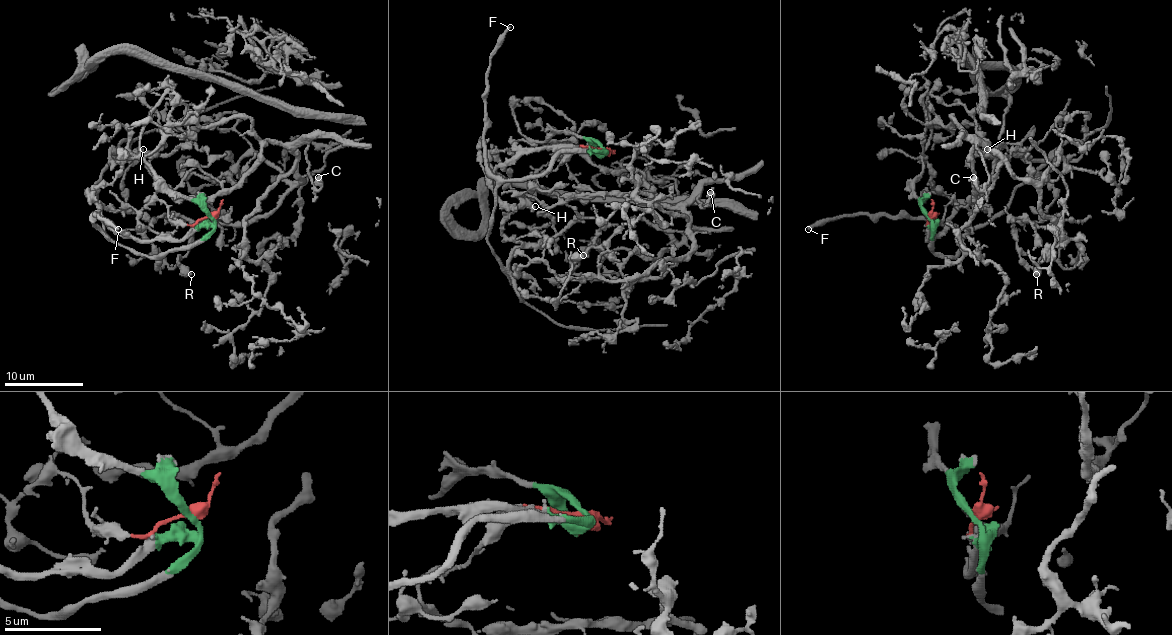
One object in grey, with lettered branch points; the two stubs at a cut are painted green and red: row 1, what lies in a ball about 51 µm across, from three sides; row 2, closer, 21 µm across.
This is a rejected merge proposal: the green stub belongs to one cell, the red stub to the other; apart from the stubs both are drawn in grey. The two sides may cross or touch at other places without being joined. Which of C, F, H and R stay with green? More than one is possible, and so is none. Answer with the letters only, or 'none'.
F, H

